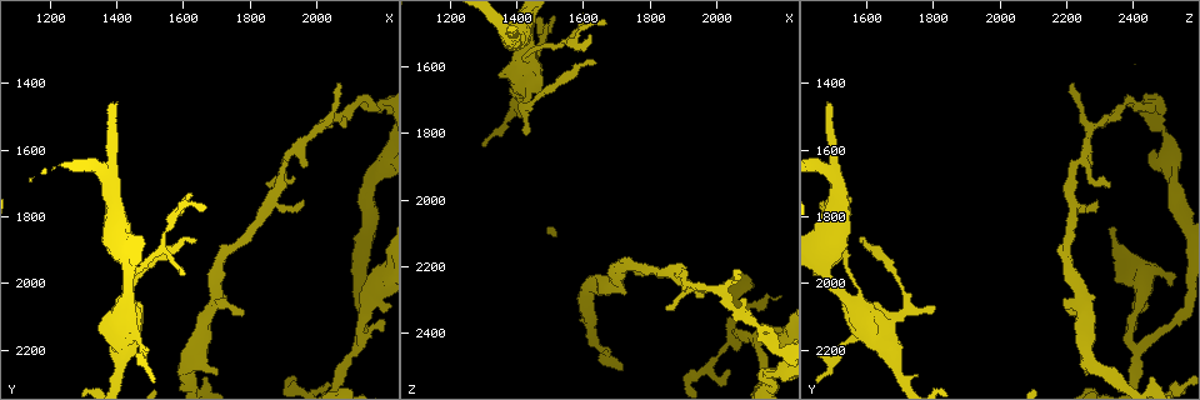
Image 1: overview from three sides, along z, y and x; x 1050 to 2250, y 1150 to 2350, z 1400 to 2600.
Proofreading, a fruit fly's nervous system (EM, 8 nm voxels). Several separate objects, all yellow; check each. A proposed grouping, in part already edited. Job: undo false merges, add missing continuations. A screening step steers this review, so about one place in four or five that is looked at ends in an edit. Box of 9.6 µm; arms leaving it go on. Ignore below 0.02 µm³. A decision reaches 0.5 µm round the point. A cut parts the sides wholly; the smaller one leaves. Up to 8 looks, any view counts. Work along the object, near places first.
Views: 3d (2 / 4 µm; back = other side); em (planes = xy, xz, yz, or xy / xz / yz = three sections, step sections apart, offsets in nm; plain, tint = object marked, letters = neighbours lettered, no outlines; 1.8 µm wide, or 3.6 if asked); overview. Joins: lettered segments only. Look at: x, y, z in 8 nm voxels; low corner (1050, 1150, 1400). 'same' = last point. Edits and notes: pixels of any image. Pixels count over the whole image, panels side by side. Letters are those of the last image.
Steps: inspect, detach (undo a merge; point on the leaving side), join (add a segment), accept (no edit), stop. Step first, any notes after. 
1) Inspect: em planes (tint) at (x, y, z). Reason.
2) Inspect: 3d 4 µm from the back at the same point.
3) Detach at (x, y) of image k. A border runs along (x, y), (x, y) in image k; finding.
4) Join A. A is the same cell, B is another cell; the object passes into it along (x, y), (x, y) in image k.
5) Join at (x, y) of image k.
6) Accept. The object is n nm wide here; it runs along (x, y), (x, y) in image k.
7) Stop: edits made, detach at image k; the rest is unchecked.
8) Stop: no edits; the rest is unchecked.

Inspect: 3d 2 µm at (2140, 2190, 2400). Two arms in line, one across.

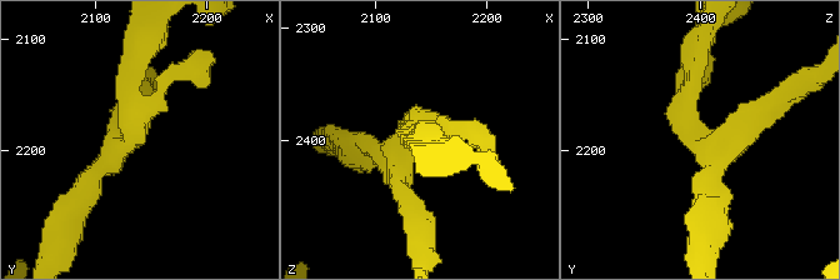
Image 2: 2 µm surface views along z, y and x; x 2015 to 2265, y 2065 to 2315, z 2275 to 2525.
Inspect: em planes (tint) at (2132, 2186, 2400). 3 arms meet here; the arms are 170, 190, 220 nm wide.

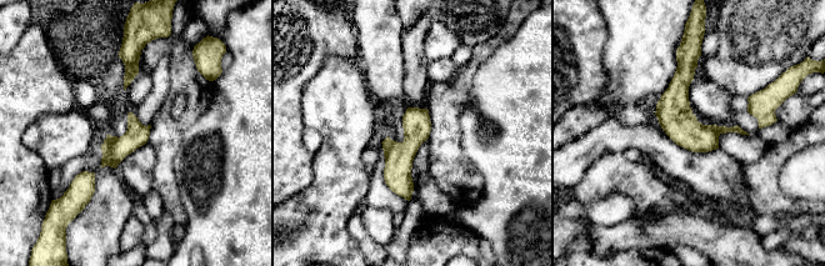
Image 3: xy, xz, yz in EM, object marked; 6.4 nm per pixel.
Inspect: em planes (letters) at the same point. What lies round it.

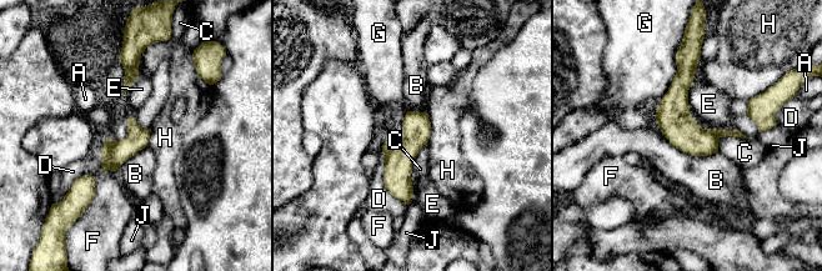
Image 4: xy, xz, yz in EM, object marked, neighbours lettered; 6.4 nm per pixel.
Accept. The object is 160 nm wide here; A, B, C, D, E, F, G, H and J are other cells; a border runs along (425, 144), (412, 165), (412, 192) in image 4; continuous, no second neuron.

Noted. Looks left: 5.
Inspect: 3d 4 µm from the back at (1430, 2010, 1570). Three arms meet.

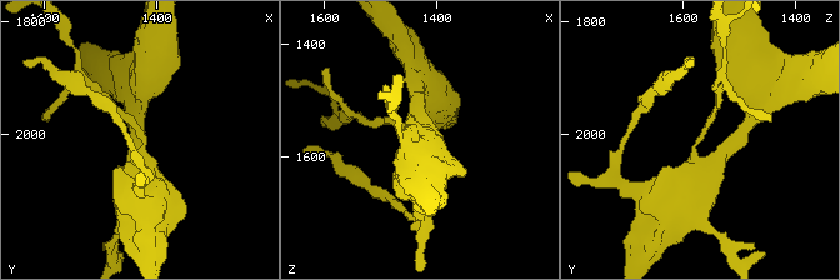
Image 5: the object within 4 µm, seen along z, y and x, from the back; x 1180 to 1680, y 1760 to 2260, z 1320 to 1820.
Inspect: em 3.6 µm xy step 4 (tint) at (1425, 2020, 1575). 3 arms meet here; need the tissue.

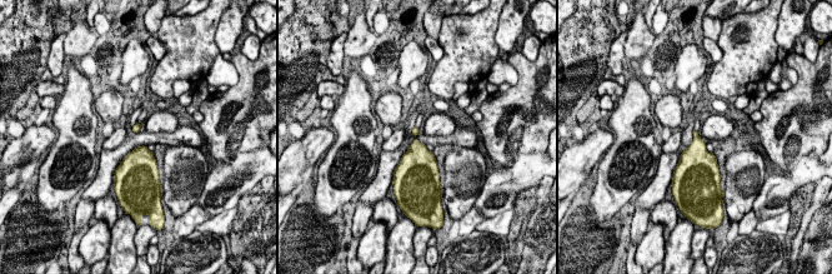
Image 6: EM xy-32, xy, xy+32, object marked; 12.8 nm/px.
Inspect: em 3.6 µm planes (letters) at the same point. Cut it another way.

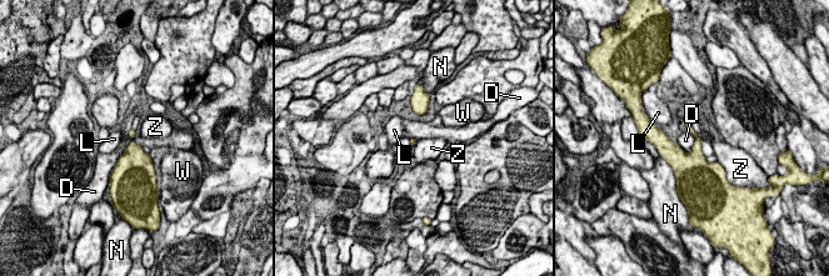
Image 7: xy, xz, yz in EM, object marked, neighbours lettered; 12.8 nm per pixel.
Accept. The object is 60 nm wide here; D, L, N, W and Z are other cells; a border runs along (134, 136), (110, 174) in image 7; one neuron here.

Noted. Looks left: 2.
Inspect: em planes (tint) at (1400, 1460, 1480). Branch stops here.

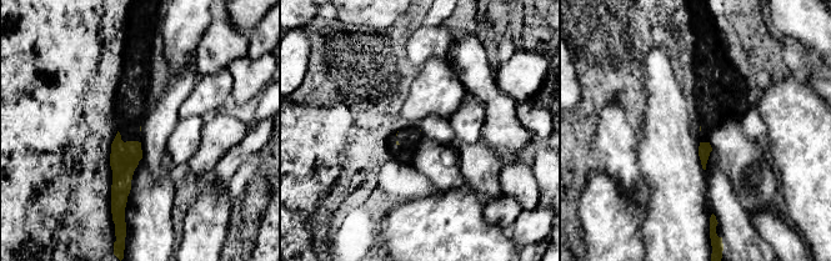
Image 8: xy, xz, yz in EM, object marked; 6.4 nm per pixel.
Inspect: em planes (letters) at the same point.

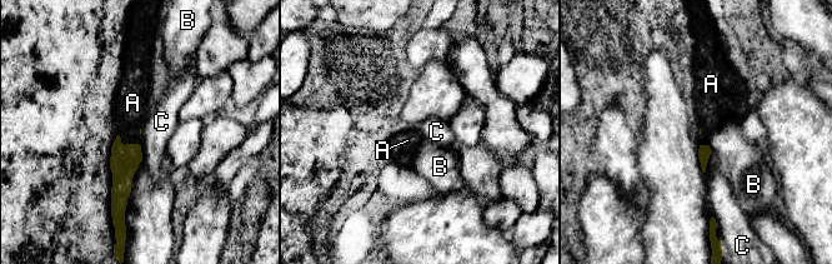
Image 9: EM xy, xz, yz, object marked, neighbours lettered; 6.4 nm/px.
Join A. A is the same cell, B and C are other cells; the object passes into it along (124, 162), (126, 144), (133, 106) in image 9; it goes on there.

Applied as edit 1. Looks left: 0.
Stop: edits made, join at image 9; the rest is unchecked.

